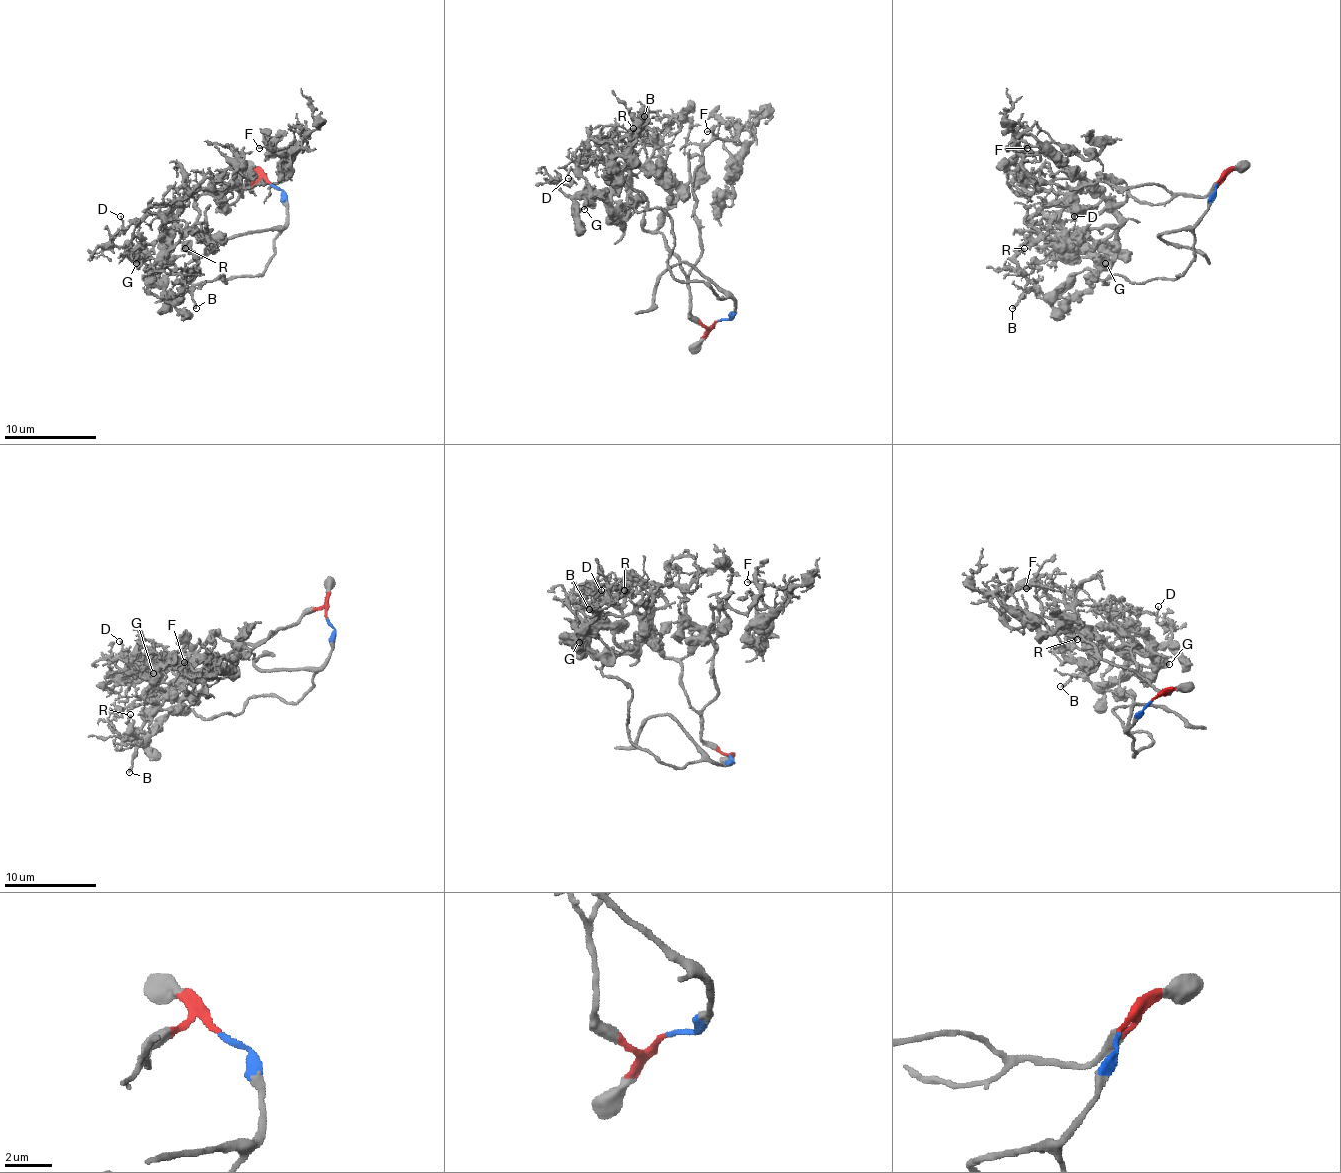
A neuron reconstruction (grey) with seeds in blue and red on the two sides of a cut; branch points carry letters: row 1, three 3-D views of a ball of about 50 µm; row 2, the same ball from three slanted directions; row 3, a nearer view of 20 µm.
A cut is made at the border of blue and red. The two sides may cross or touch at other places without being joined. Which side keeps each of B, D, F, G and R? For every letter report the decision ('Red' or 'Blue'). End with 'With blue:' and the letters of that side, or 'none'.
B: Blue
D: Red
F: Red
G: Red
R: Blue
With blue: B, R

